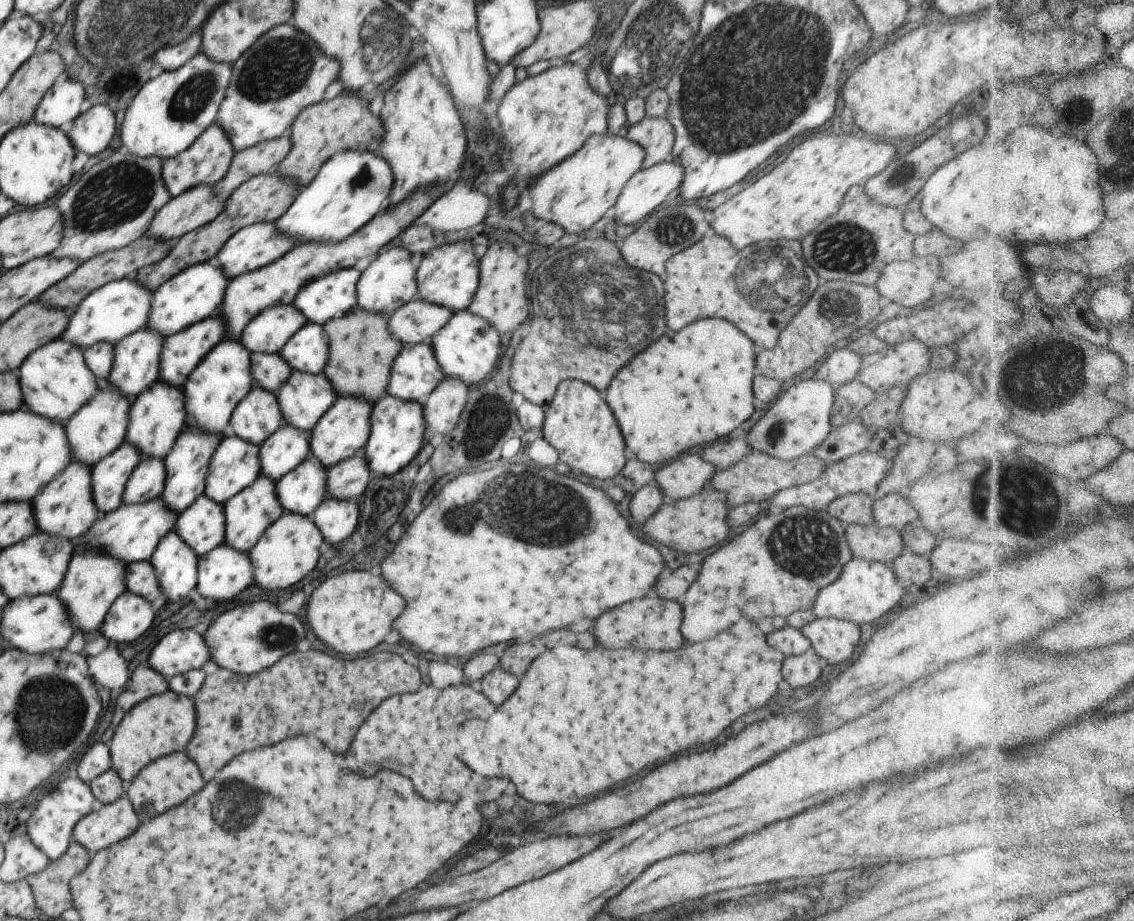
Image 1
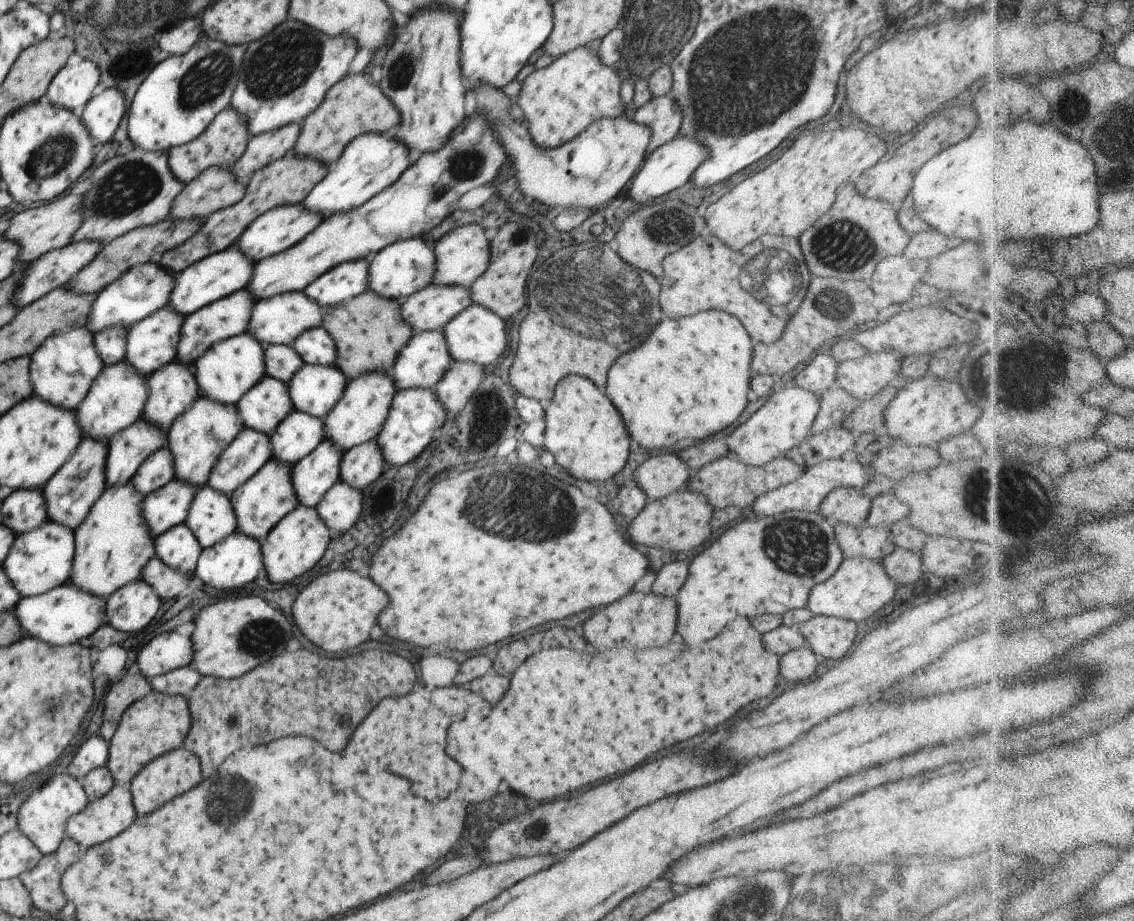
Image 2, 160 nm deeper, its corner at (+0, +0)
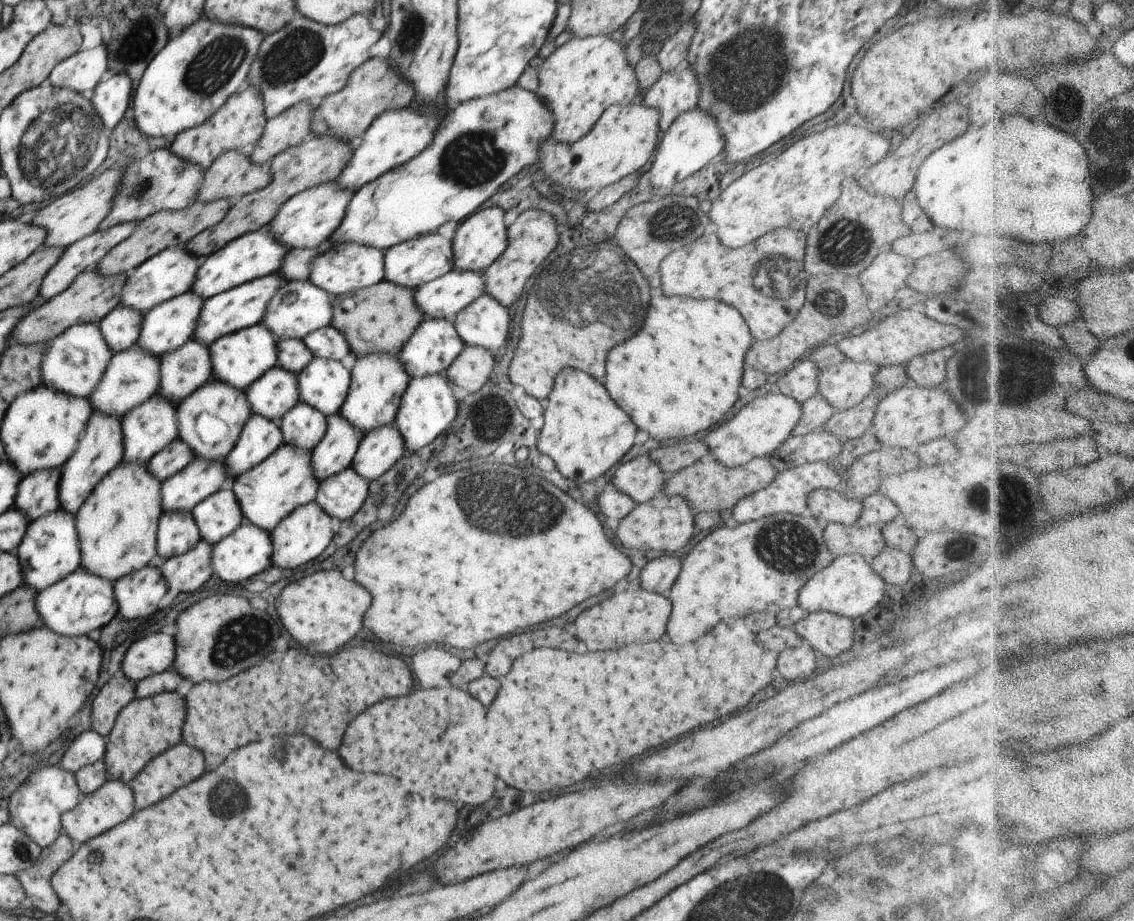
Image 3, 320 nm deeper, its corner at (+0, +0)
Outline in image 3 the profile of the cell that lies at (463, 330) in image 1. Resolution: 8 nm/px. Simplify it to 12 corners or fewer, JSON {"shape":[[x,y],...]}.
{"shape":[[483,293],[454,320],[465,346],[502,352],[509,308]]}

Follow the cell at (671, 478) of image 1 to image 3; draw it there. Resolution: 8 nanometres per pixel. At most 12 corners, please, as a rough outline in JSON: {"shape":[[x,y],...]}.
{"shape":[[648,454],[620,464],[616,490],[636,505],[663,491],[667,473]]}

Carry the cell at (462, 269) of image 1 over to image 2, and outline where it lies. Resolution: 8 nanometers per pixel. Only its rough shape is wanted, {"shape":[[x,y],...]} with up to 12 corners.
{"shape":[[464,224],[434,245],[430,284],[469,288],[490,264],[480,224]]}

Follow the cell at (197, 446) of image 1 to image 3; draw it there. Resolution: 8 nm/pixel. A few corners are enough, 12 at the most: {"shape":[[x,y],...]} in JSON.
{"shape":[[213,378],[177,406],[178,440],[222,460],[252,410]]}

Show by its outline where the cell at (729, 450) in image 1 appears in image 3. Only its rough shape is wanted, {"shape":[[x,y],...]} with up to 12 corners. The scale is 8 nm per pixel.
{"shape":[[703,441],[662,443],[648,453],[663,472],[709,457]]}

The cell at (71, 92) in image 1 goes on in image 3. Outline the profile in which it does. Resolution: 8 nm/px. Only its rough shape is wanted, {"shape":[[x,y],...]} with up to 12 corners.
{"shape":[[102,43],[60,62],[52,86],[83,96],[108,71]]}

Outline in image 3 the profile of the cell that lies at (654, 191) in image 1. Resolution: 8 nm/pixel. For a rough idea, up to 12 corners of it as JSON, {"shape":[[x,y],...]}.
{"shape":[[698,106],[665,133],[650,185],[676,188],[724,149],[716,118]]}

